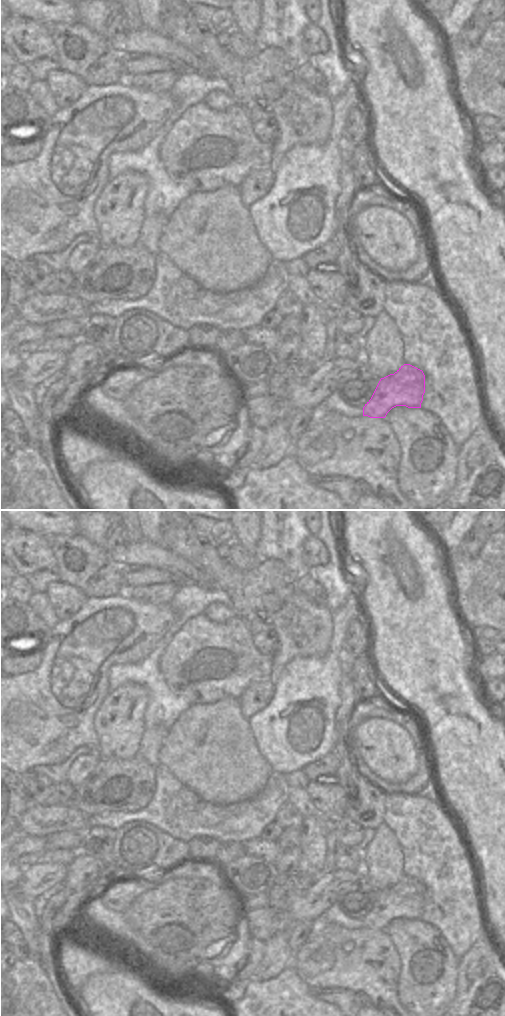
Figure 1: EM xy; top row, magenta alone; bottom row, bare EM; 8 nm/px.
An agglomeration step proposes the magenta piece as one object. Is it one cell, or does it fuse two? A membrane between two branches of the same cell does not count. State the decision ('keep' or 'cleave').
keep

